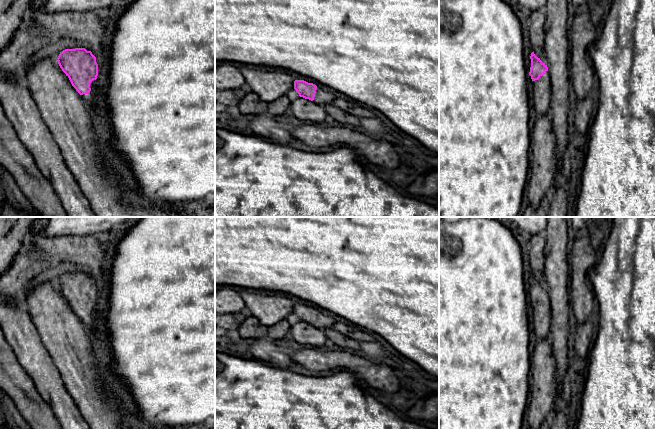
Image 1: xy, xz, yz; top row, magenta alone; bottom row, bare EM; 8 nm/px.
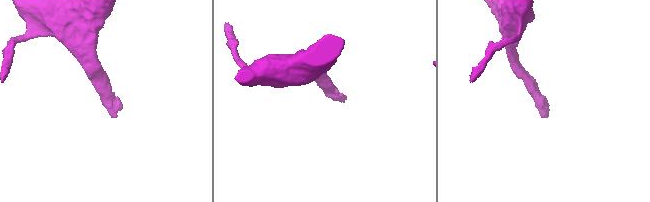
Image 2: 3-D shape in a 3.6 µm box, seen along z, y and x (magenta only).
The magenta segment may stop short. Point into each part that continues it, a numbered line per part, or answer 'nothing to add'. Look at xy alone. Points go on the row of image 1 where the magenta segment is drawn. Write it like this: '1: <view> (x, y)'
1: xy (89, 98)

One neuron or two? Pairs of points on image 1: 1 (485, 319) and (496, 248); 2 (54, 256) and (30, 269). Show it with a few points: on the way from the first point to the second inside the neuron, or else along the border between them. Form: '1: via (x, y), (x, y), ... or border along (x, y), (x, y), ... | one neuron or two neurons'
1: via (485, 301), (485, 266) | one neuron
2: via (48, 258), (36, 263) | one neuron

